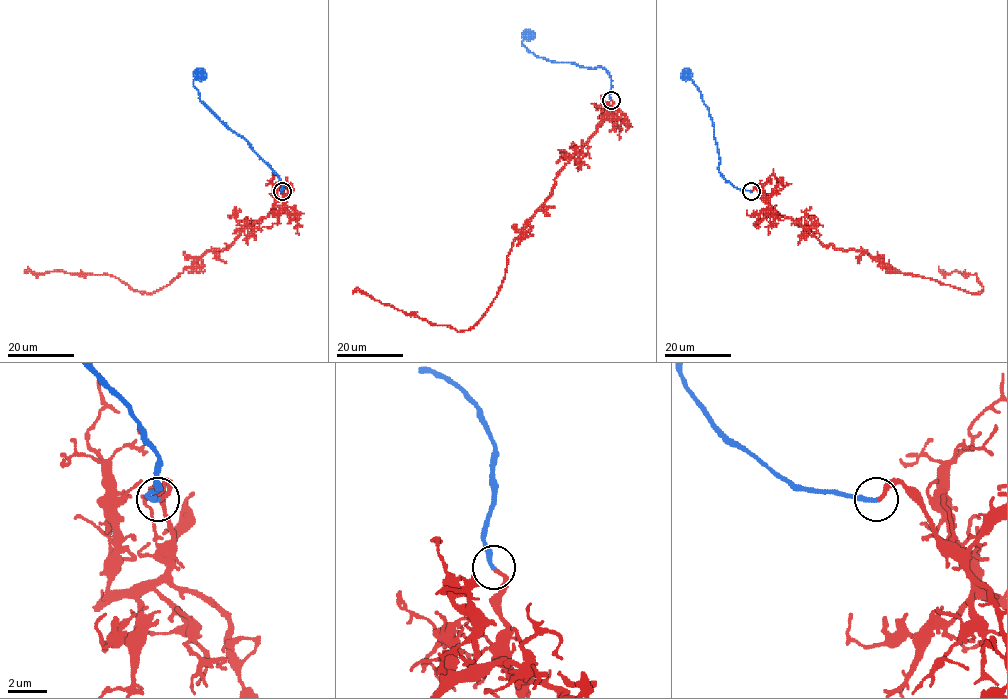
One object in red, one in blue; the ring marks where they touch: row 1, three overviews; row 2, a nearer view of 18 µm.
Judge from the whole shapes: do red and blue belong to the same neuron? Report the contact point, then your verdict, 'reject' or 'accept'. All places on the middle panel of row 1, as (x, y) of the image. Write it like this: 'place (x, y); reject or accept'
place (611, 100); accept

